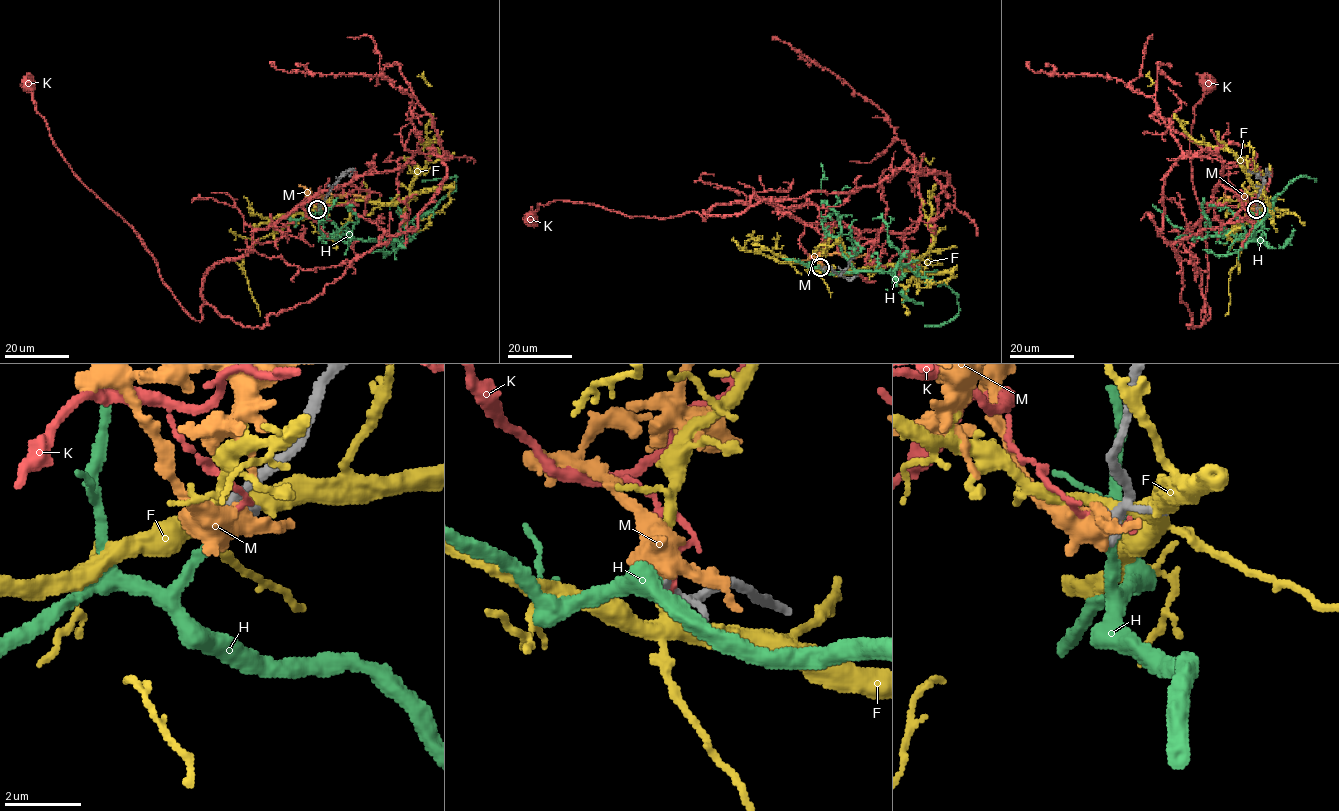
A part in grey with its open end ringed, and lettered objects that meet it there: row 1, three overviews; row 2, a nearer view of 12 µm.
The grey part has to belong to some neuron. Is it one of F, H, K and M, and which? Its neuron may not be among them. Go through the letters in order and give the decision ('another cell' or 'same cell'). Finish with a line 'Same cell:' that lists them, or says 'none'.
F: another cell
H: same cell
K: another cell
M: another cell
Same cell: H

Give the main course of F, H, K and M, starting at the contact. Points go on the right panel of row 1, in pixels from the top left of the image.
F: (1256, 207), (1264, 204), (1255, 203), (1259, 195), (1238, 159), (1231, 152), (1195, 141), (1151, 85), (1149, 72)
H: (1256, 209), (1262, 221), (1261, 240), (1254, 238), (1254, 228), (1271, 210), (1273, 199), (1302, 176), (1316, 181)
K: (1256, 208), (1214, 204), (1186, 233), (1204, 321), (1206, 221), (1189, 148), (1210, 85)
M: (1256, 208), (1242, 195), (1247, 194), (1242, 196)

